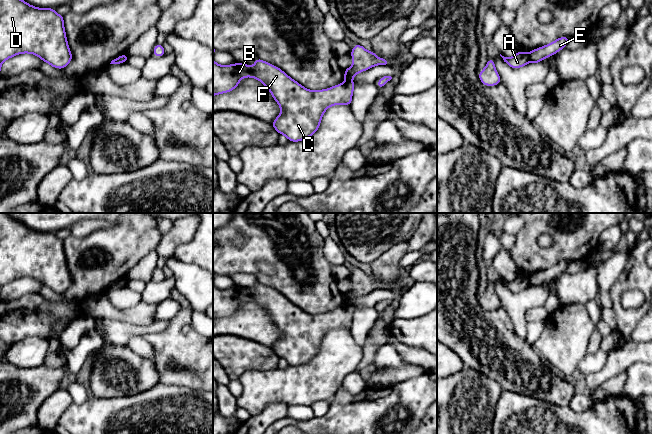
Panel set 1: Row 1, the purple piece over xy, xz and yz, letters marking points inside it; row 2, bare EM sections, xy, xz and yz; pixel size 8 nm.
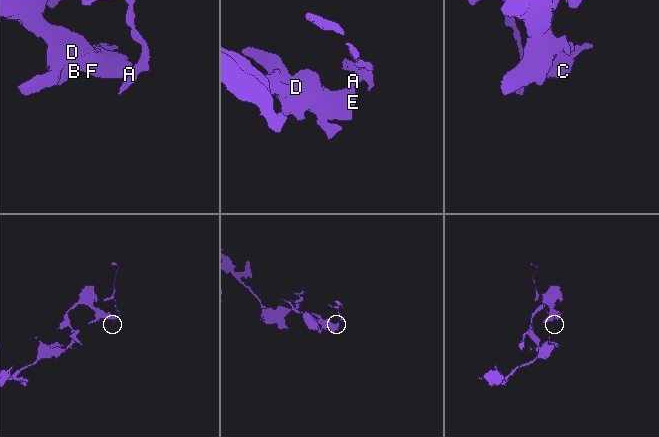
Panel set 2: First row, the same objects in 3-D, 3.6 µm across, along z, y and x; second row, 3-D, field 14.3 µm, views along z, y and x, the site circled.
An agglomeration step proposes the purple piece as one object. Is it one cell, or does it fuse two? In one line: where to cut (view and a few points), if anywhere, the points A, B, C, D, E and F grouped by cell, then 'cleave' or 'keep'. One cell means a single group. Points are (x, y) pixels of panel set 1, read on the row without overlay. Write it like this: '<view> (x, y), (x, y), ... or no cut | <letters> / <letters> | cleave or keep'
yz (528, 278), (530, 285) | A / B C D E F | cleave

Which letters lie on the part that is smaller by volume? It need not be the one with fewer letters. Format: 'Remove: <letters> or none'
Remove: A

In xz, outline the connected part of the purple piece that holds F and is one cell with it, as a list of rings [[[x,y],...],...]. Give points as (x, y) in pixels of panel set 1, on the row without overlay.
[[[259,282],[255,283],[254,291],[248,288],[234,287],[219,289],[213,283],[213,320],[234,314],[244,301],[256,302],[270,315],[274,324],[281,332],[281,337],[271,347],[281,359],[285,359],[290,366],[298,366],[310,362],[317,356],[324,336],[333,329],[351,329],[355,308],[345,305],[328,313],[312,315],[289,301],[280,292]]]

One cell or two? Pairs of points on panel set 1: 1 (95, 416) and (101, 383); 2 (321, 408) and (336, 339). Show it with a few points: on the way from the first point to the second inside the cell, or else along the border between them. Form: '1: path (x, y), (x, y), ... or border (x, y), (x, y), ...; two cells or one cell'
1: border (90, 393), (101, 398), (121, 397); two cells
2: border (329, 400), (317, 400), (310, 405); two cells

